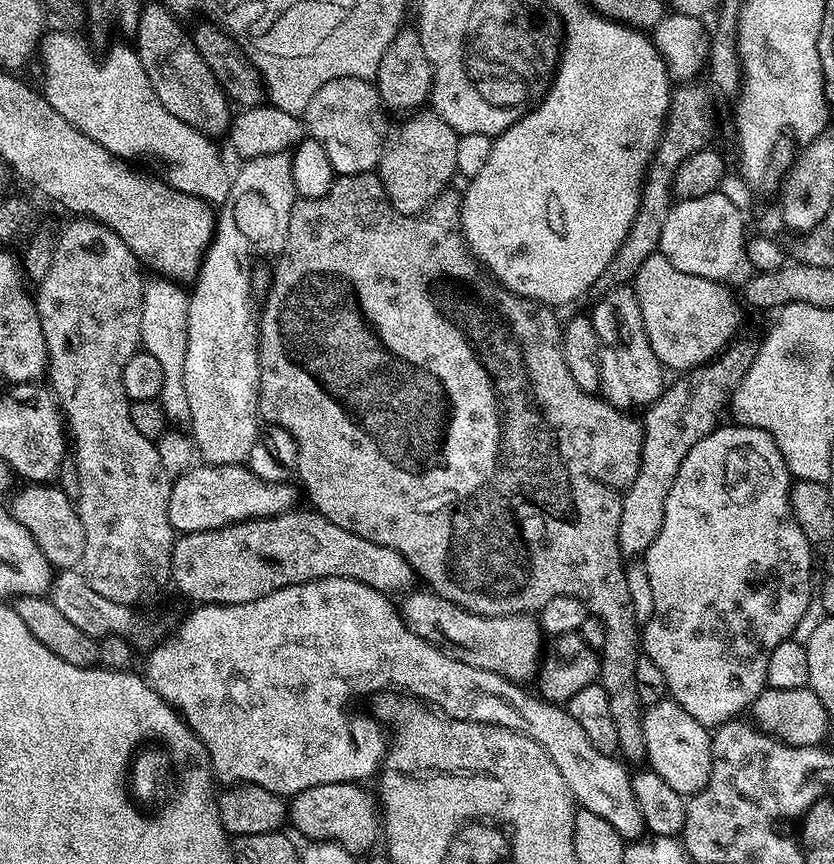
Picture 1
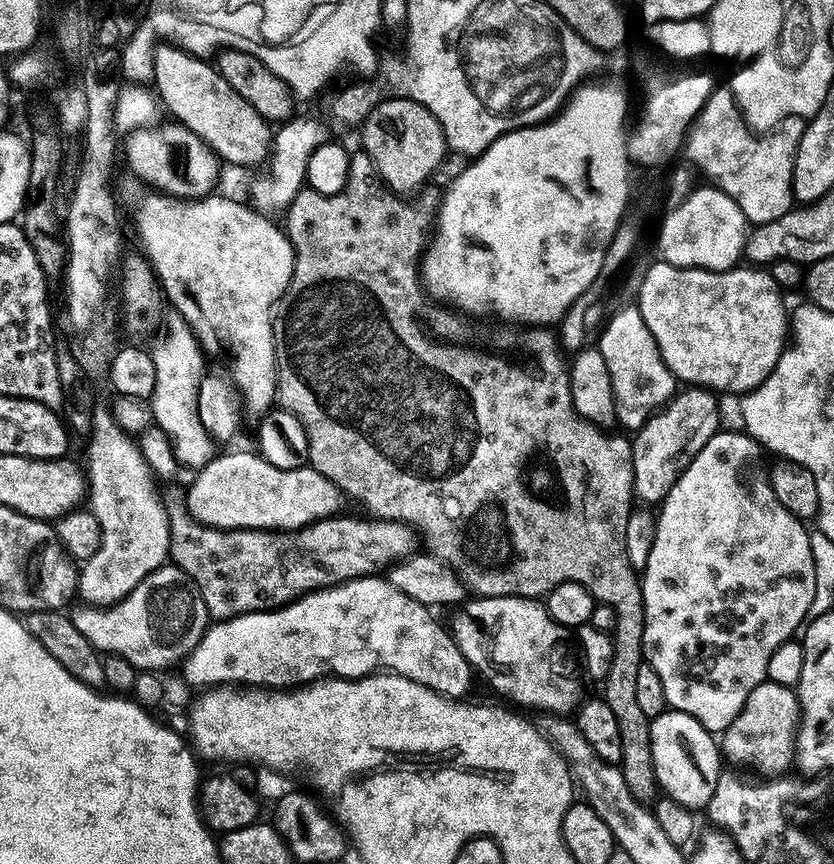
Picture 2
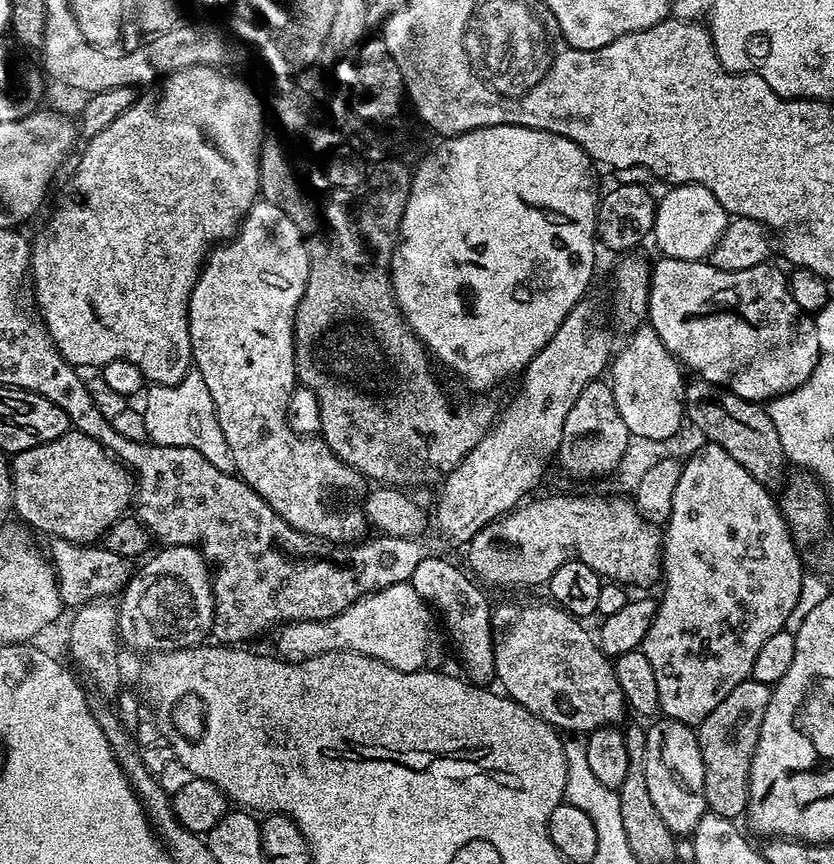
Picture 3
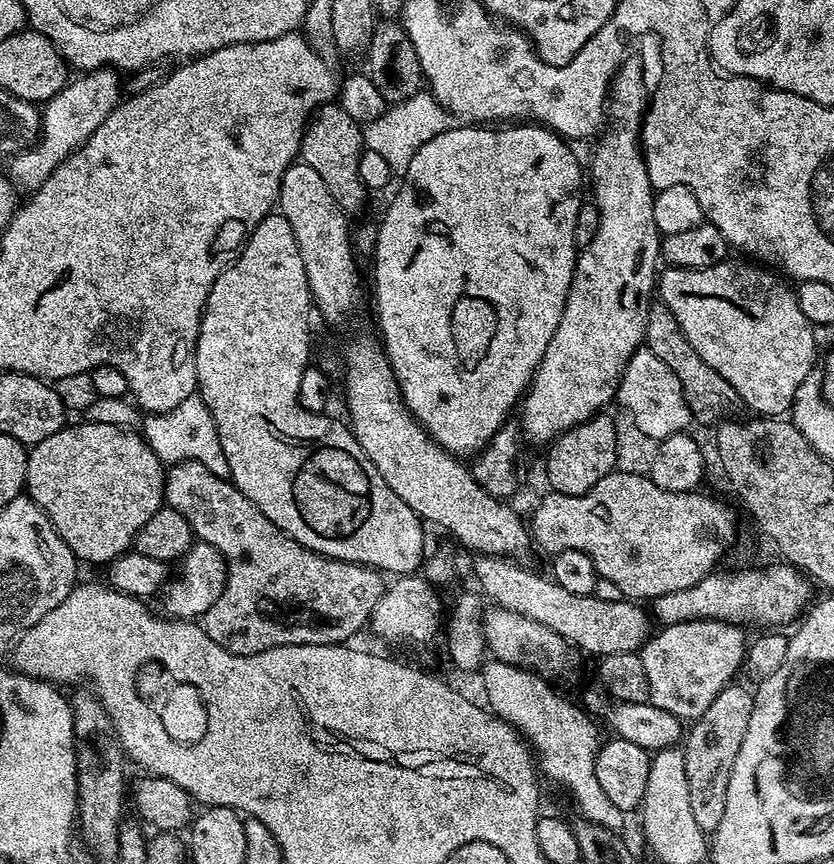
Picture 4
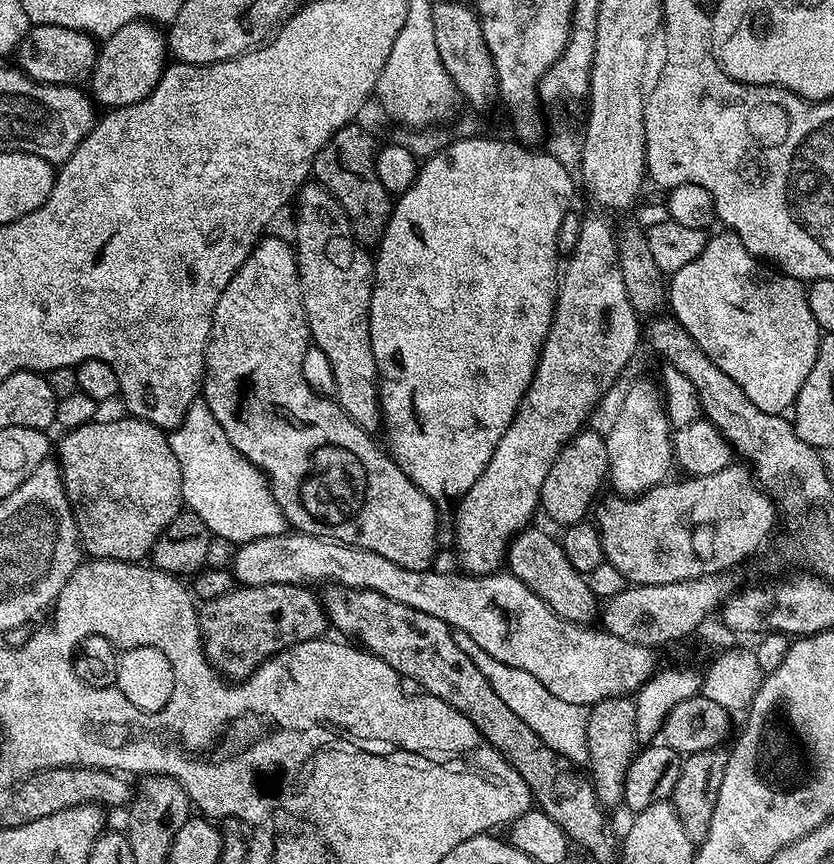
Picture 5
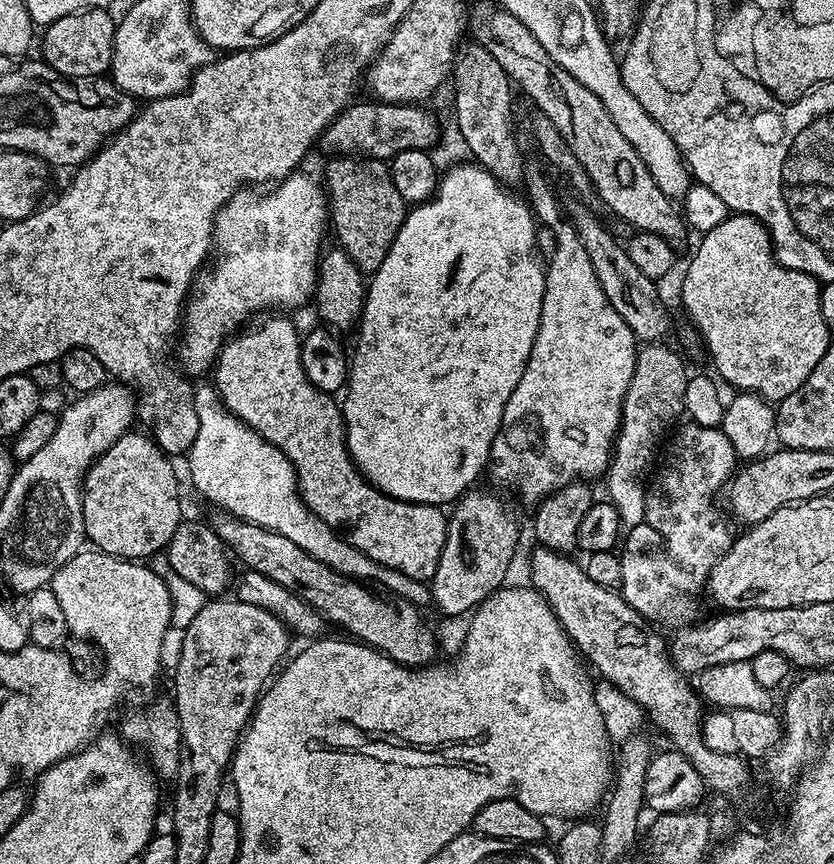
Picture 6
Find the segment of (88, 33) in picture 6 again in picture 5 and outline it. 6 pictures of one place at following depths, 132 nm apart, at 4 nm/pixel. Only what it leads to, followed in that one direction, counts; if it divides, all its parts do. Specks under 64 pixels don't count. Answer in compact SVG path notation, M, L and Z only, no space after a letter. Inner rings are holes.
M33 24L20 40L20 47L14 52L15 63L25 76L37 80L40 84L70 84L80 86L91 77L92 68L96 65L98 44L87 32L78 29L67 29L65 26Z

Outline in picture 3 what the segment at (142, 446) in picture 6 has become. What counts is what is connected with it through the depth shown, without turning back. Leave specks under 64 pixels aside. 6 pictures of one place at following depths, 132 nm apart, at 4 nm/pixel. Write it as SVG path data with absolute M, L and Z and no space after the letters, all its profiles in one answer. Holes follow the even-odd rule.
M75 430L54 442L15 453L10 467L15 515L20 515L29 529L45 532L48 538L96 544L134 500L133 473L94 438Z

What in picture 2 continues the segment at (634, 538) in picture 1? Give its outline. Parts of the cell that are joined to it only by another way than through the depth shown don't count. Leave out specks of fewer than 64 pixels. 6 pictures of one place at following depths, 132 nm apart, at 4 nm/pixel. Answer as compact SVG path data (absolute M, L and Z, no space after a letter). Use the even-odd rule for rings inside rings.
M688 386L683 390L677 391L676 395L660 409L656 415L651 416L647 422L631 437L632 441L632 465L634 466L634 486L632 487L635 499L637 501L645 500L653 506L659 505L670 494L674 482L690 466L690 462L714 438L716 432L721 431L720 424L720 404L715 391L699 386Z

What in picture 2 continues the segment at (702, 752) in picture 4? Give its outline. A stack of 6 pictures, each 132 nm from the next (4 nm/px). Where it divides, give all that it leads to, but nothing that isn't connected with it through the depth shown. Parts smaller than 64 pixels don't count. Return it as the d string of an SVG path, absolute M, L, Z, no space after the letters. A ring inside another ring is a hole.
M767 679L750 690L746 706L730 722L730 726L719 737L718 743L723 759L732 764L741 764L744 768L753 768L761 772L764 778L780 778L794 764L796 733L800 722L800 701L791 688L776 684Z

